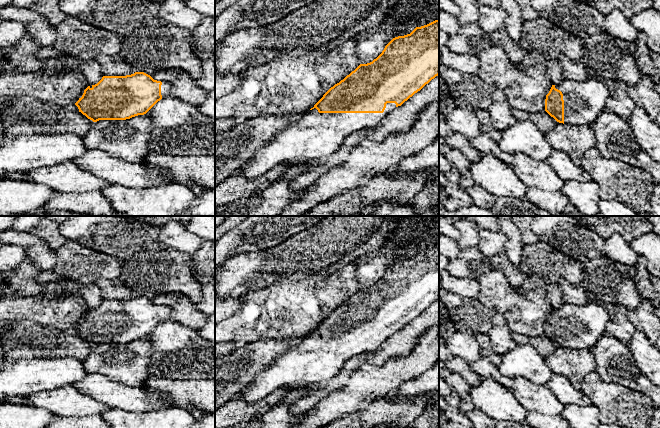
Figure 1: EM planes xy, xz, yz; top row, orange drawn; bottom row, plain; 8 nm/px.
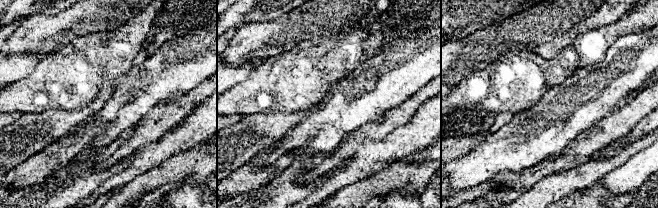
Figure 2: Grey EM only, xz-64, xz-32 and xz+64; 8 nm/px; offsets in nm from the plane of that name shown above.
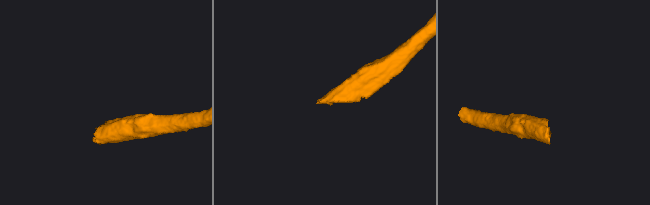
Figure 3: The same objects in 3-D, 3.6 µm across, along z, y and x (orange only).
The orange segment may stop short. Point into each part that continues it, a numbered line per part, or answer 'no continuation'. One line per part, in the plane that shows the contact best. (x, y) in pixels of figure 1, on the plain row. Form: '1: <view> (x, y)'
1: xz (314, 360)

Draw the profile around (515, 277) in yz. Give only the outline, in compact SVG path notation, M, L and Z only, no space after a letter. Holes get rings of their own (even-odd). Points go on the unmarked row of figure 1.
M502 253L491 258L495 270L501 271L511 287L519 287L528 277Z

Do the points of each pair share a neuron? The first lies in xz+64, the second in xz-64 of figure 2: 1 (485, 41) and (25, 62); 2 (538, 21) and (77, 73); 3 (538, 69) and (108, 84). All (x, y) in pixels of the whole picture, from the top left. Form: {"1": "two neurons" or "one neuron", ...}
{"1": "two neurons", "2": "two neurons", "3": "two neurons"}

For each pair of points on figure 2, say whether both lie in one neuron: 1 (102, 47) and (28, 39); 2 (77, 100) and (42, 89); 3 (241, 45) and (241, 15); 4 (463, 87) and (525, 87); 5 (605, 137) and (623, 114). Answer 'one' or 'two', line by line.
1: two
2: one
3: two
4: one
5: one

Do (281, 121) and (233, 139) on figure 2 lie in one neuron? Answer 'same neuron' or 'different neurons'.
same neuron

